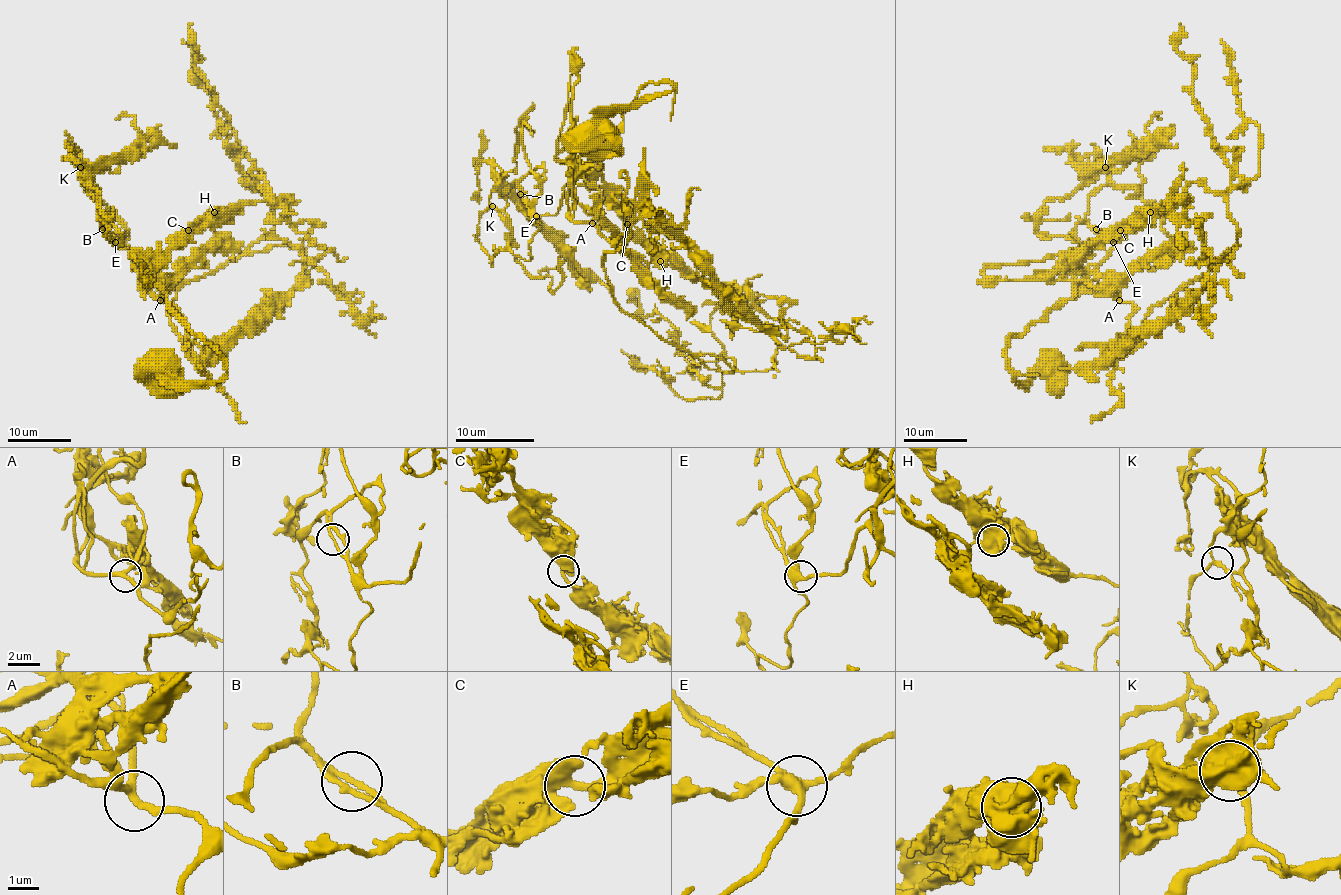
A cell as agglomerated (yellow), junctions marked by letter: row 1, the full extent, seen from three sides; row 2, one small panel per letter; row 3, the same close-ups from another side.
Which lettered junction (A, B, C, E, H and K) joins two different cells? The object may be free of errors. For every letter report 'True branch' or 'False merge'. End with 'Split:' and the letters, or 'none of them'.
A: True branch
B: True branch
C: True branch
E: True branch
H: True branch
K: True branch
Split: none of them

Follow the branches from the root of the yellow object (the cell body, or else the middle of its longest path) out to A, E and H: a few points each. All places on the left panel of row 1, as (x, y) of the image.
A: (161, 361), (188, 382), (215, 382), (226, 374), (220, 352), (177, 316), (153, 279), (166, 287), (159, 300)
E: (161, 361), (188, 382), (226, 374), (220, 352), (177, 316), (133, 252), (115, 241)
H: (161, 361), (188, 382), (226, 374), (220, 352), (150, 281), (186, 232), (215, 213)

